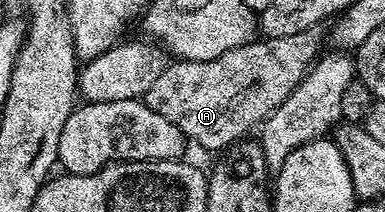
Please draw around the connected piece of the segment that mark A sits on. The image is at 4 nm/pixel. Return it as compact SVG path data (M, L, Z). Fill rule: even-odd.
M320 25L310 27L306 31L298 31L298 35L285 37L264 37L253 39L242 47L234 47L234 51L226 51L226 55L218 55L218 59L209 61L173 60L150 83L150 91L146 91L142 98L150 111L158 111L165 119L170 119L174 127L184 132L189 142L197 141L204 149L227 150L245 135L257 128L268 116L292 94L294 87L302 83L309 69L316 64L321 56L320 44L326 41L326 33Z

